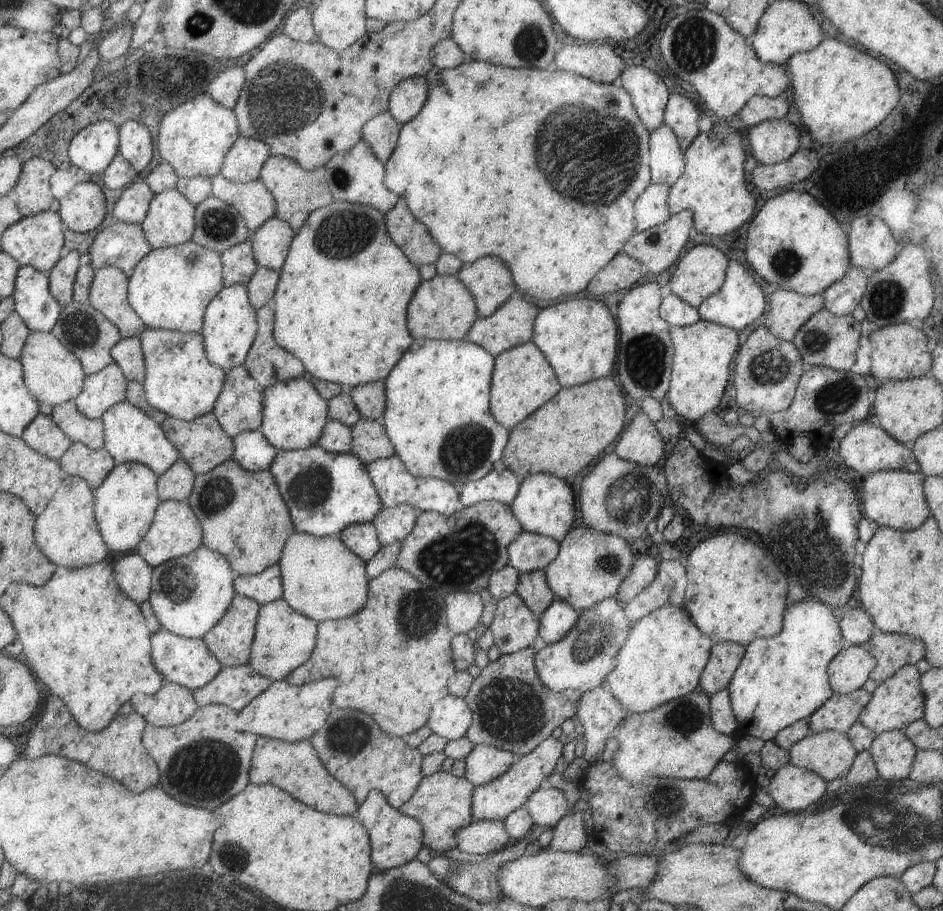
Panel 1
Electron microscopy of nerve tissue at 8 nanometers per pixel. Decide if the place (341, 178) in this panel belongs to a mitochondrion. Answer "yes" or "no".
yes

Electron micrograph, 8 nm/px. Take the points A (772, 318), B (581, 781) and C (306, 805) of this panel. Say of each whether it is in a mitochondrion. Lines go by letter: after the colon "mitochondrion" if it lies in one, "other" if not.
A: other
B: other
C: other

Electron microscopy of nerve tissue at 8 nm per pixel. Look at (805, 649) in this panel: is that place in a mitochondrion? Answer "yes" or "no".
no

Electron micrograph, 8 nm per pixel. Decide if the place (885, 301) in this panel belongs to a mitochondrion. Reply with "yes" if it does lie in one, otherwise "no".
yes

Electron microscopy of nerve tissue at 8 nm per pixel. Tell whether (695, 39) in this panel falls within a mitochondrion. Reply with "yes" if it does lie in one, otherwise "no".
yes

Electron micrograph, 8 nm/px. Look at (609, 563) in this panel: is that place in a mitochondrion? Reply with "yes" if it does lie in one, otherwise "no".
yes

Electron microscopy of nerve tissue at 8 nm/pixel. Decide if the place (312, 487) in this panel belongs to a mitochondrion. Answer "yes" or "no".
yes

